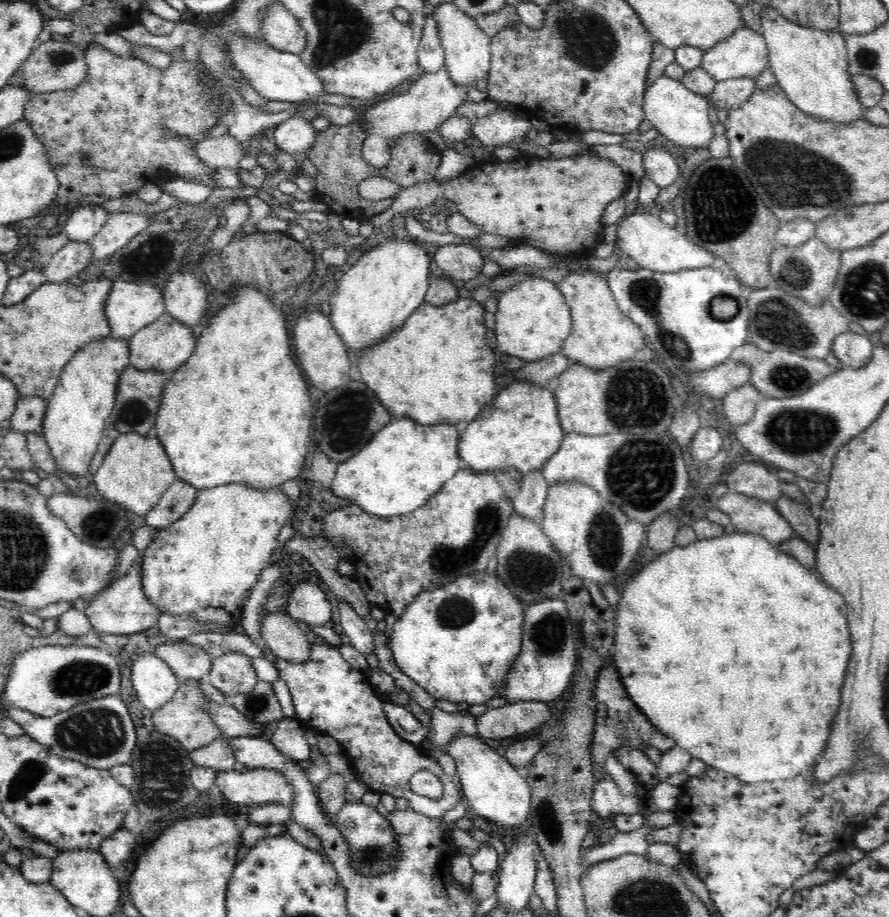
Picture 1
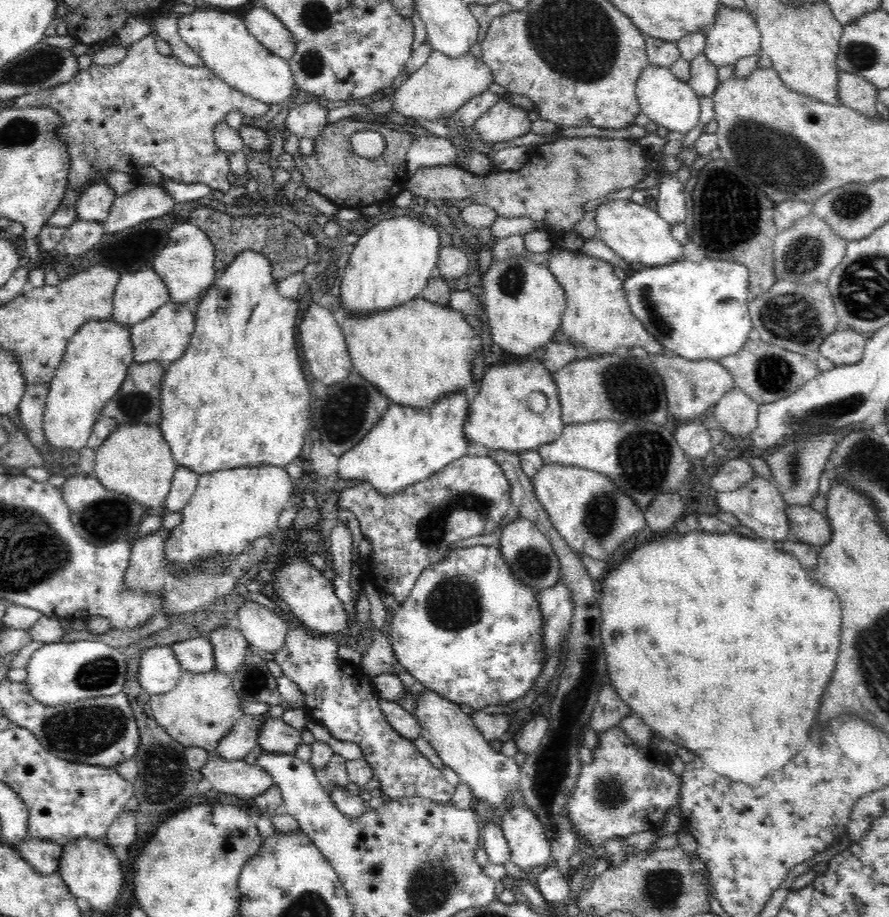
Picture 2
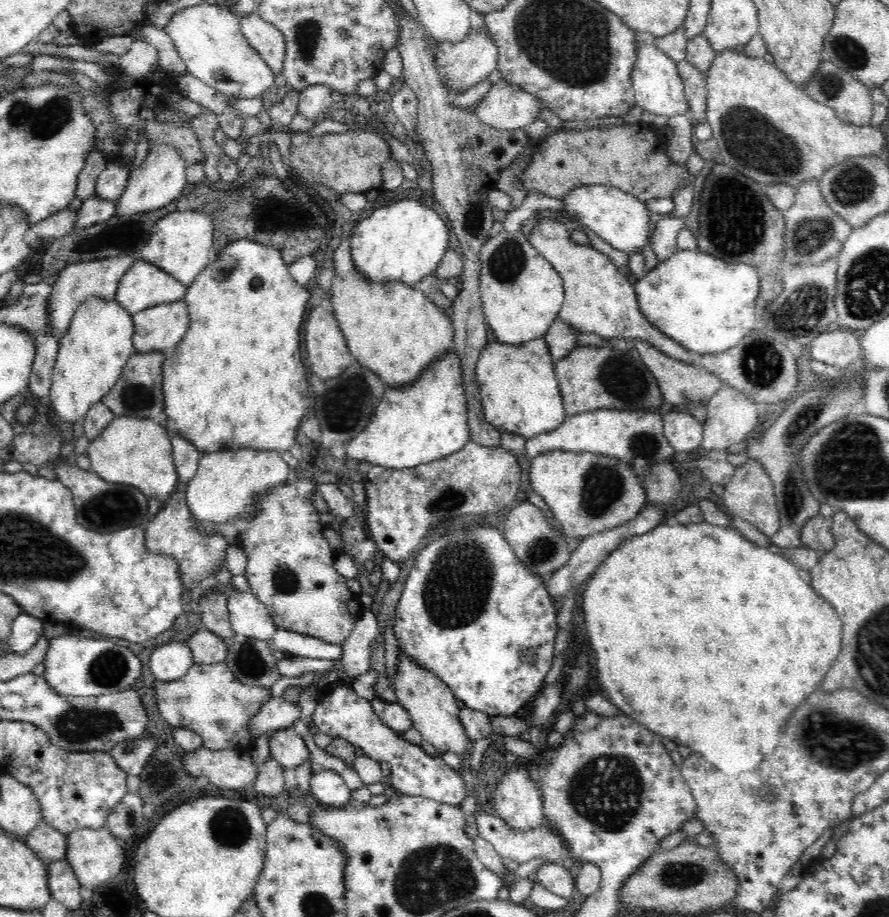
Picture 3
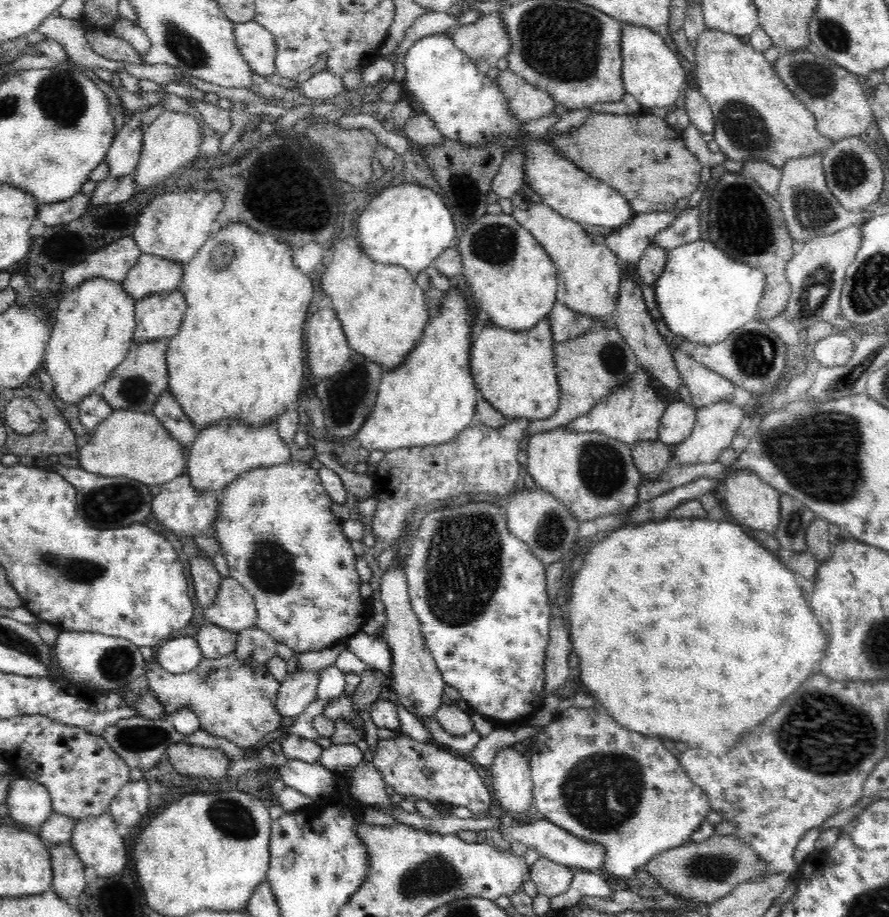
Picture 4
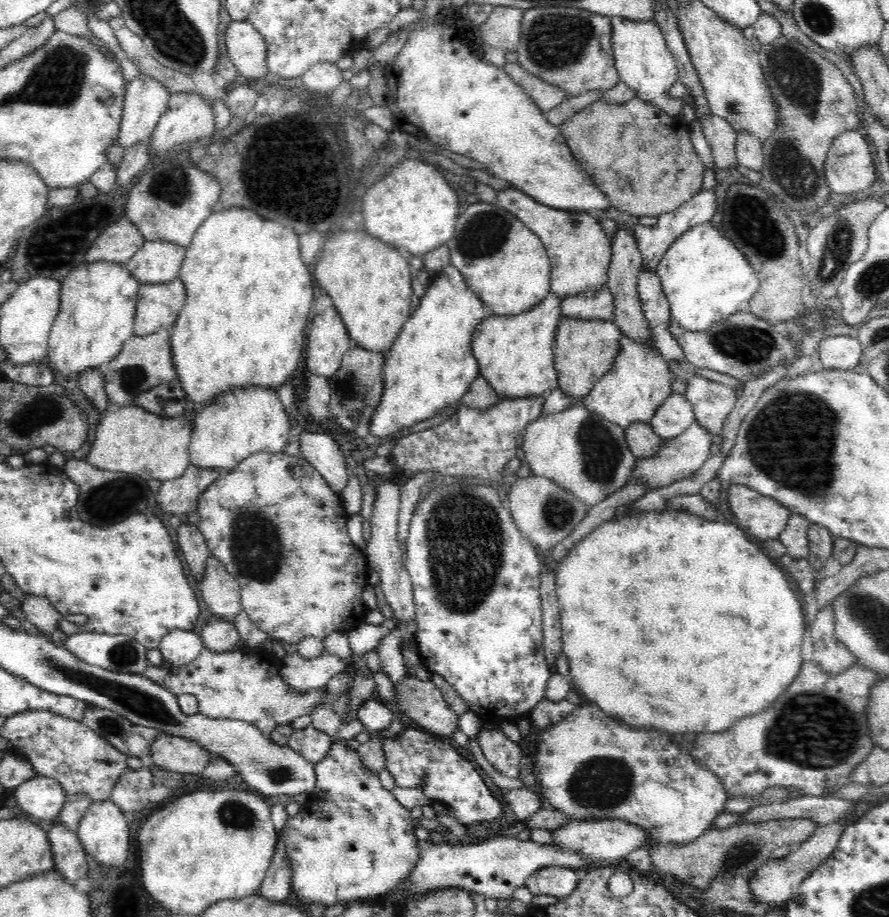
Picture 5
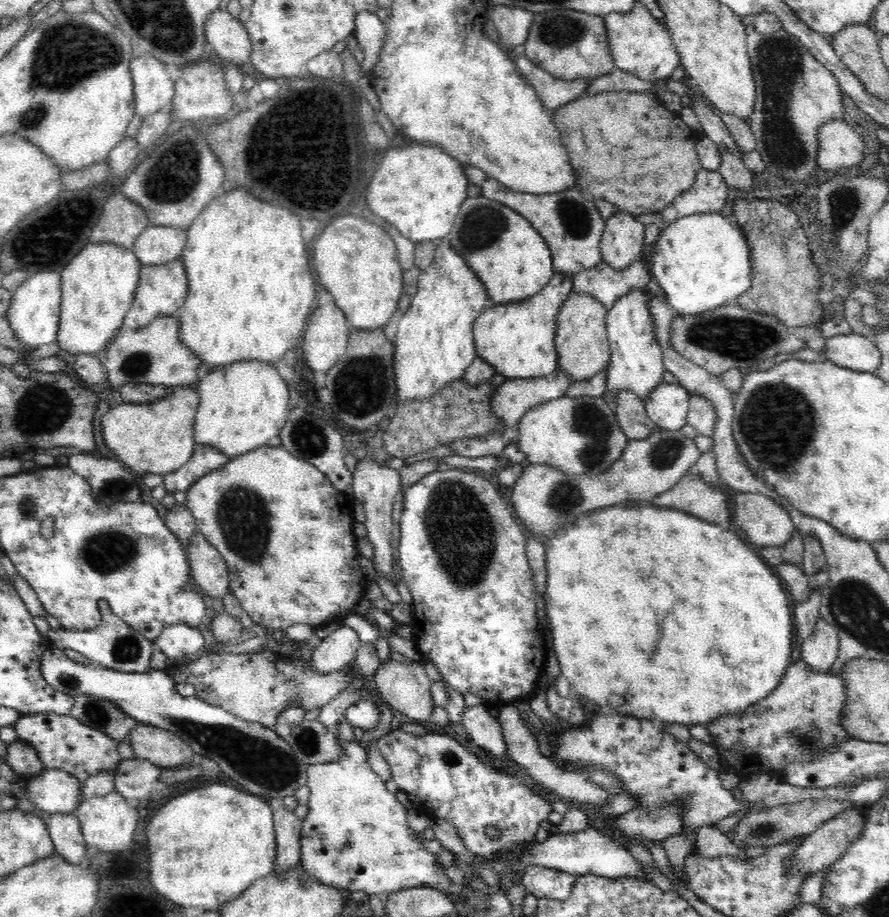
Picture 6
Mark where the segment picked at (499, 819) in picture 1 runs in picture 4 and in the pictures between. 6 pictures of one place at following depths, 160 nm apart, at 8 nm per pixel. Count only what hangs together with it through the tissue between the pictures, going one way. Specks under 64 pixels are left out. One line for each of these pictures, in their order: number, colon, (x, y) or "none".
2: (492, 777)
3: (431, 704)
4: (416, 680)

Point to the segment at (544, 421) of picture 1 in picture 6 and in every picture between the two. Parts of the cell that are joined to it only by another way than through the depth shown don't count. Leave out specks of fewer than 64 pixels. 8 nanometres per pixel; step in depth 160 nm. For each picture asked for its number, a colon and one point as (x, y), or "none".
2: (499, 417)
3: (520, 394)
4: (515, 372)
5: (515, 355)
6: (518, 339)

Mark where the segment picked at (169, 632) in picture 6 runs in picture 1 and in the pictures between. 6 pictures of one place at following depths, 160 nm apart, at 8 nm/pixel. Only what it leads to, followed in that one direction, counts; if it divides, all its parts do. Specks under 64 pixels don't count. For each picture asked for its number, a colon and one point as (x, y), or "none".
1: (154, 683)
2: (159, 671)
3: (168, 662)
4: (181, 654)
5: (179, 648)

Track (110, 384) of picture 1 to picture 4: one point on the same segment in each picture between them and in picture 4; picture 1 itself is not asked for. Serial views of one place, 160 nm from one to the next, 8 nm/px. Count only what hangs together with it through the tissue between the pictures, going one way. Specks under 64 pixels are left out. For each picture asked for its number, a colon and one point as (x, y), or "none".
2: (96, 361)
3: (99, 341)
4: (93, 331)

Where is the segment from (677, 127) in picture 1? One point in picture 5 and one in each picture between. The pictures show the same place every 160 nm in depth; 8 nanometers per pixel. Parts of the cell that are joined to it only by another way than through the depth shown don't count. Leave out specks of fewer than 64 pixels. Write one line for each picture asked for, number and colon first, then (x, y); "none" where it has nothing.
2: (666, 100)
3: (658, 88)
4: (652, 73)
5: (644, 62)

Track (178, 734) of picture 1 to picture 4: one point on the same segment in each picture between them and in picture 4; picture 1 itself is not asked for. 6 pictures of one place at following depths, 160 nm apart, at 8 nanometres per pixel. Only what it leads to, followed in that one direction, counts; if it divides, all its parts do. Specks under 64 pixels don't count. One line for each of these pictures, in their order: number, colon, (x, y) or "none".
2: (203, 708)
3: (209, 700)
4: (232, 701)

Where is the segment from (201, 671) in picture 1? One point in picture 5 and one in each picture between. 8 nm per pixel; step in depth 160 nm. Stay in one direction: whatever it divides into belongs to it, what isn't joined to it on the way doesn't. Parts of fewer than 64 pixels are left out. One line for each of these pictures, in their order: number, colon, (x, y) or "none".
2: (196, 654)
3: (207, 648)
4: (214, 642)
5: (219, 635)

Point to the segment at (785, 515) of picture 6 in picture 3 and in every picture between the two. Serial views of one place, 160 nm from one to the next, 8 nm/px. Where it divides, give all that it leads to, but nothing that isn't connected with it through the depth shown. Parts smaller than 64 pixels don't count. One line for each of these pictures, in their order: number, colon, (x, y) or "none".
3: (750, 494)
4: (754, 504)
5: (762, 517)

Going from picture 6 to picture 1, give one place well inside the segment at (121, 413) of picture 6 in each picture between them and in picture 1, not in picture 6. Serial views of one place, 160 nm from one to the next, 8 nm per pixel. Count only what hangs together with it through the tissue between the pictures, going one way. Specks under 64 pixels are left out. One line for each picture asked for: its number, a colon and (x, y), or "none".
1: (136, 471)
2: (137, 461)
3: (135, 451)
4: (136, 445)
5: (129, 439)

